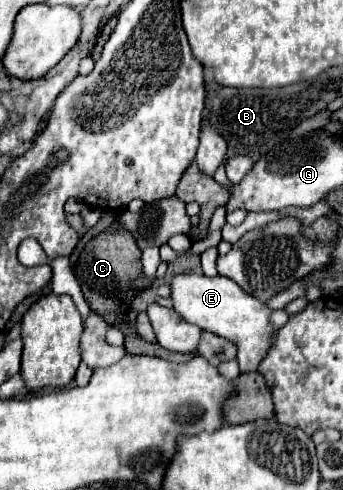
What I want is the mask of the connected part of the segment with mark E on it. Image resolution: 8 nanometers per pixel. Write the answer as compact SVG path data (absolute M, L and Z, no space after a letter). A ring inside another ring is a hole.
M196 272L174 274L170 282L170 298L176 314L180 314L186 322L198 326L200 330L208 330L226 340L232 340L238 346L236 358L240 372L254 372L268 354L268 348L272 348L272 340L276 336L270 326L272 310L268 310L264 302L242 292L240 286L236 286L234 280L228 280L226 276L210 278Z

